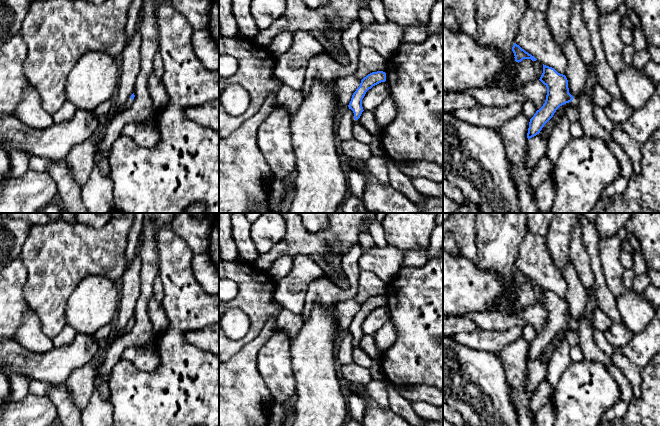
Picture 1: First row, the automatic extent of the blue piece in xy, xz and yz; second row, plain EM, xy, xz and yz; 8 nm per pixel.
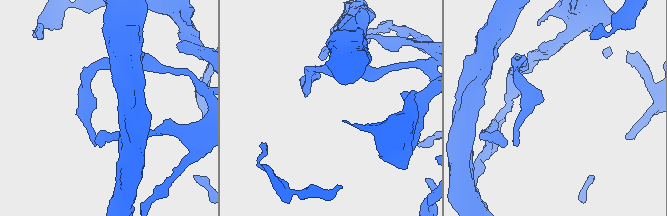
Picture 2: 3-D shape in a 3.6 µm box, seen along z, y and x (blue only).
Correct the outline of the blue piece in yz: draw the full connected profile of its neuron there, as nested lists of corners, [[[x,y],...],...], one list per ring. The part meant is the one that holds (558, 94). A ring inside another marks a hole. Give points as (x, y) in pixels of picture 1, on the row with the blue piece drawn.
[[[543,64],[543,73],[539,80],[547,87],[547,95],[543,106],[530,119],[528,140],[540,133],[560,106],[570,103],[574,107],[580,108],[578,98],[569,93],[568,80],[565,75]]]

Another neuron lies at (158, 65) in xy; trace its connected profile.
[[[158,52],[154,56],[153,63],[154,73],[161,76],[164,73],[164,63],[161,54]]]

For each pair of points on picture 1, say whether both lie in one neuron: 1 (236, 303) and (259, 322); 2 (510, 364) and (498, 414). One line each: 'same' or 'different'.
1: same
2: different

